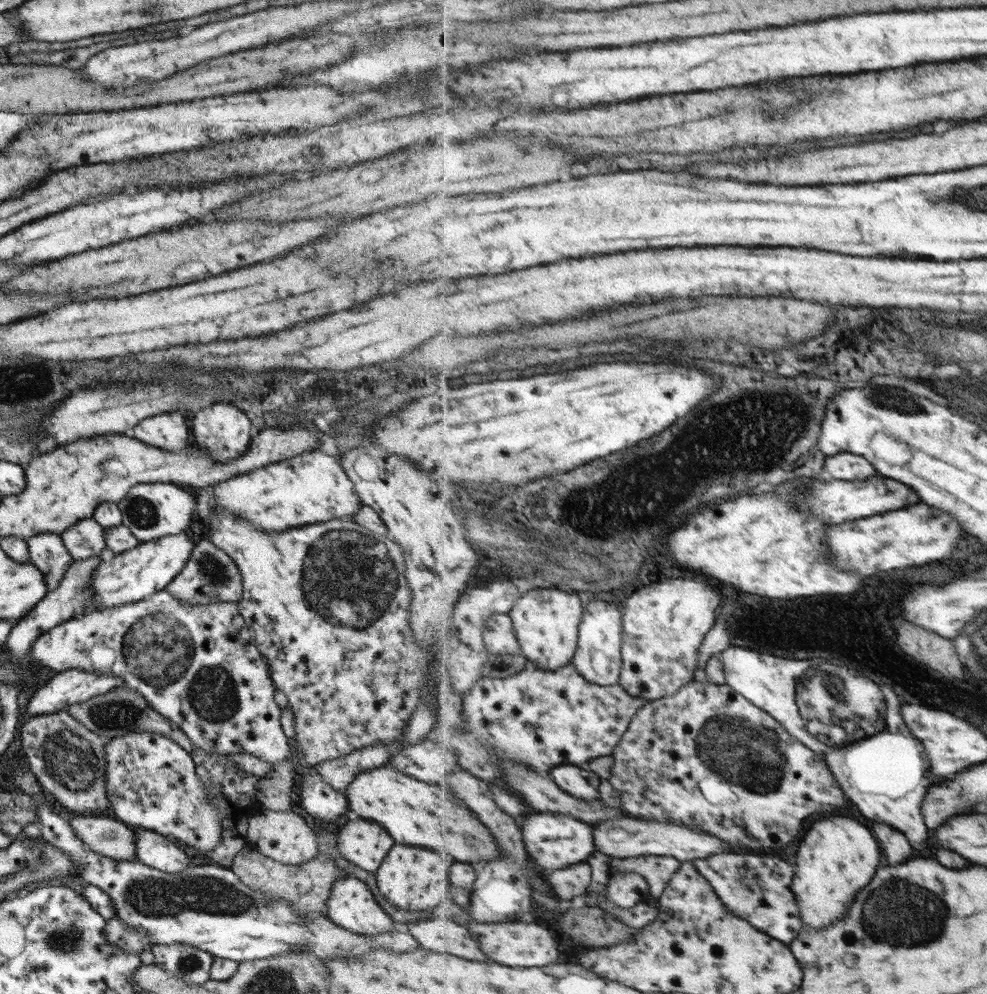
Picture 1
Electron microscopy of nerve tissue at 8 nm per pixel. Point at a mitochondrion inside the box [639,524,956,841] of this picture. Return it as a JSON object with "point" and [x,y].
{"point":[826,712]}

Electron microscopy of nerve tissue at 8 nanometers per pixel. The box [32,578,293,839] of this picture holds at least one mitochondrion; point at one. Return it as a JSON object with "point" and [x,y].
{"point":[158,650]}

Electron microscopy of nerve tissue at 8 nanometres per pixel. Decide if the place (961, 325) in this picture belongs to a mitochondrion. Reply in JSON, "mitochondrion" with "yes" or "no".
{"mitochondrion":"no"}

